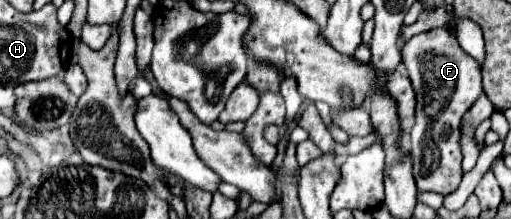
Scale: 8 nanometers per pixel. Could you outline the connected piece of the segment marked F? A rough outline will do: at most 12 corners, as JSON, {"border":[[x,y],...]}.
{"border":[[446,27],[414,35],[410,157],[418,191],[462,181],[462,115],[478,63]]}

